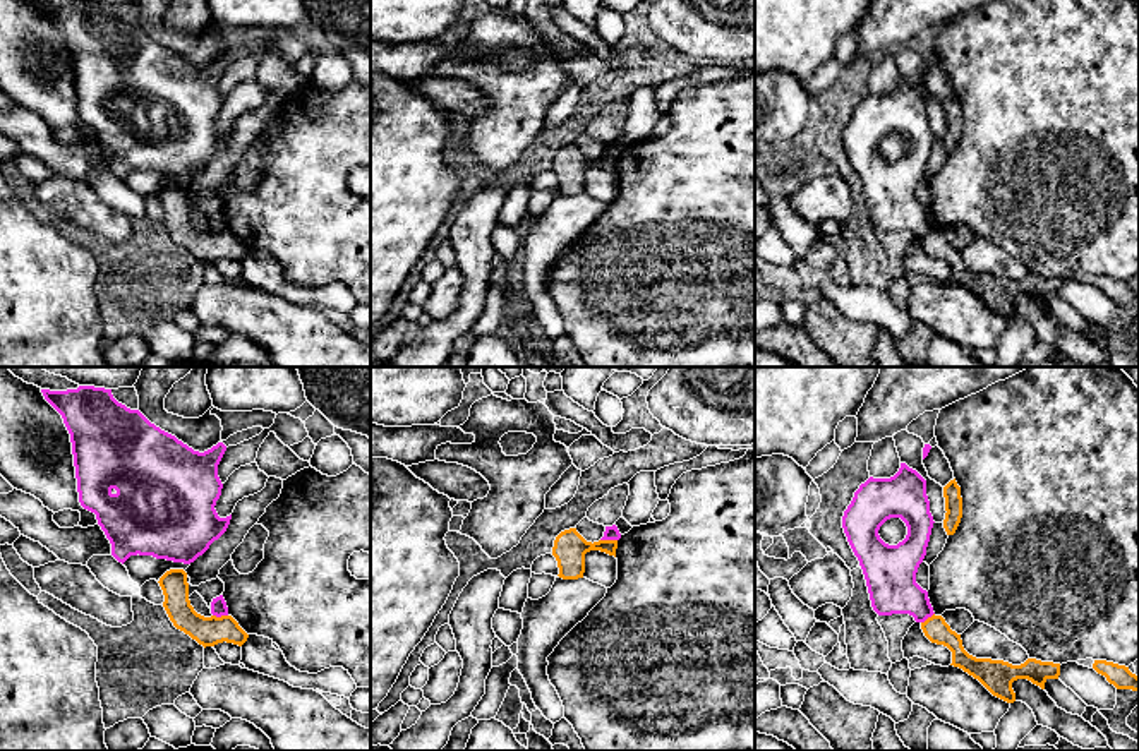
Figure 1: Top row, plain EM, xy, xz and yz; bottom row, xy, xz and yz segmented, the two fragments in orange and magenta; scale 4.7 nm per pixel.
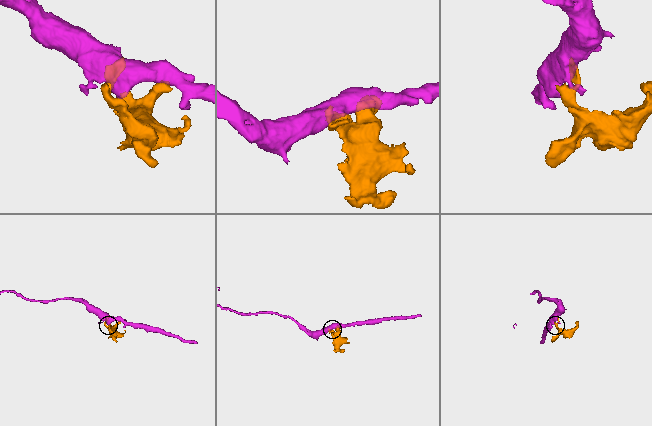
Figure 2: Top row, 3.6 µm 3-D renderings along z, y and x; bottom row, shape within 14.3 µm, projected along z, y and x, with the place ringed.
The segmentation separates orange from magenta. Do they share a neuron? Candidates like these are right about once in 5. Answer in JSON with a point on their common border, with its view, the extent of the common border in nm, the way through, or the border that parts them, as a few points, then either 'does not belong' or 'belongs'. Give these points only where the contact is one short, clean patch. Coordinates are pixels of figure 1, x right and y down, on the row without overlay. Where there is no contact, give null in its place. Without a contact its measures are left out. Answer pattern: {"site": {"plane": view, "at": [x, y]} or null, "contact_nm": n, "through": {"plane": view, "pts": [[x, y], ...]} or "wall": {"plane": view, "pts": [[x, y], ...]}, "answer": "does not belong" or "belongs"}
{"site": {"plane": "xz", "at": [609, 156]}, "contact_nm": 80, "wall": {"plane": "xz", "pts": [[601, 155], [616, 156]]}, "answer": "does not belong"}

